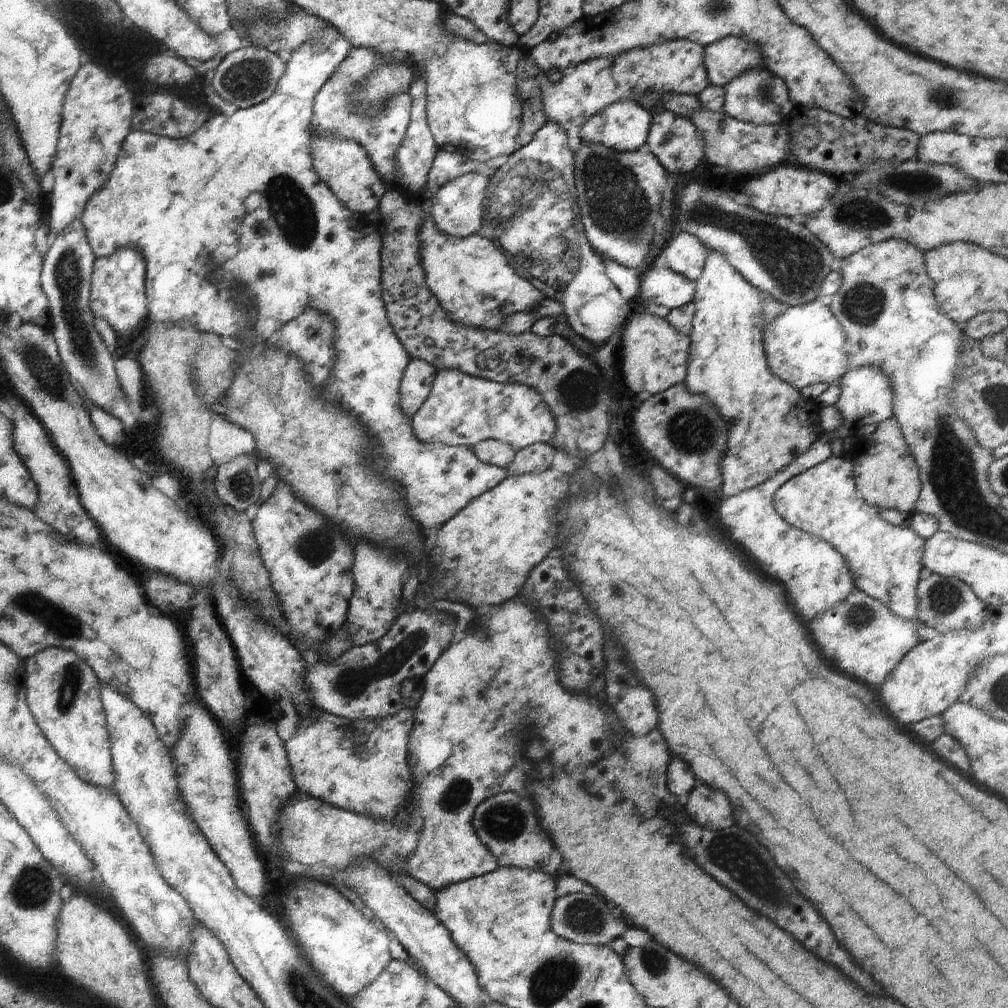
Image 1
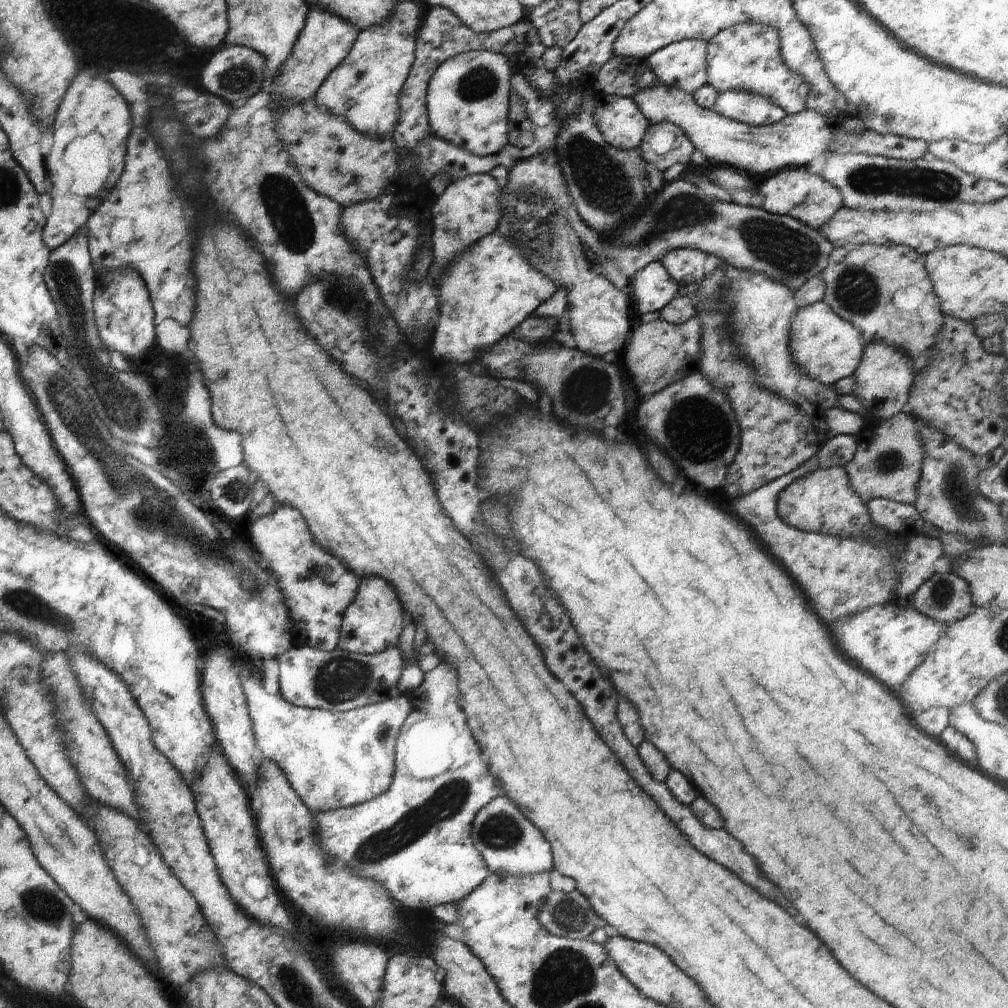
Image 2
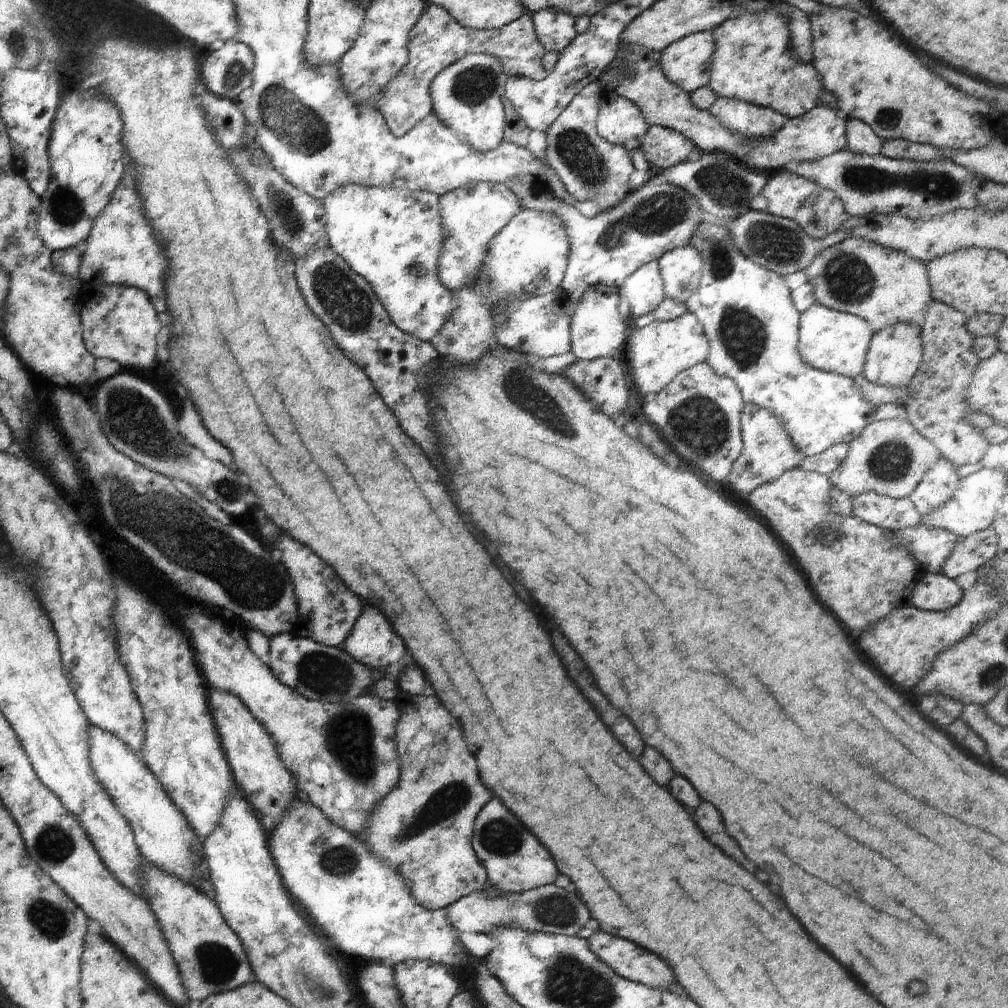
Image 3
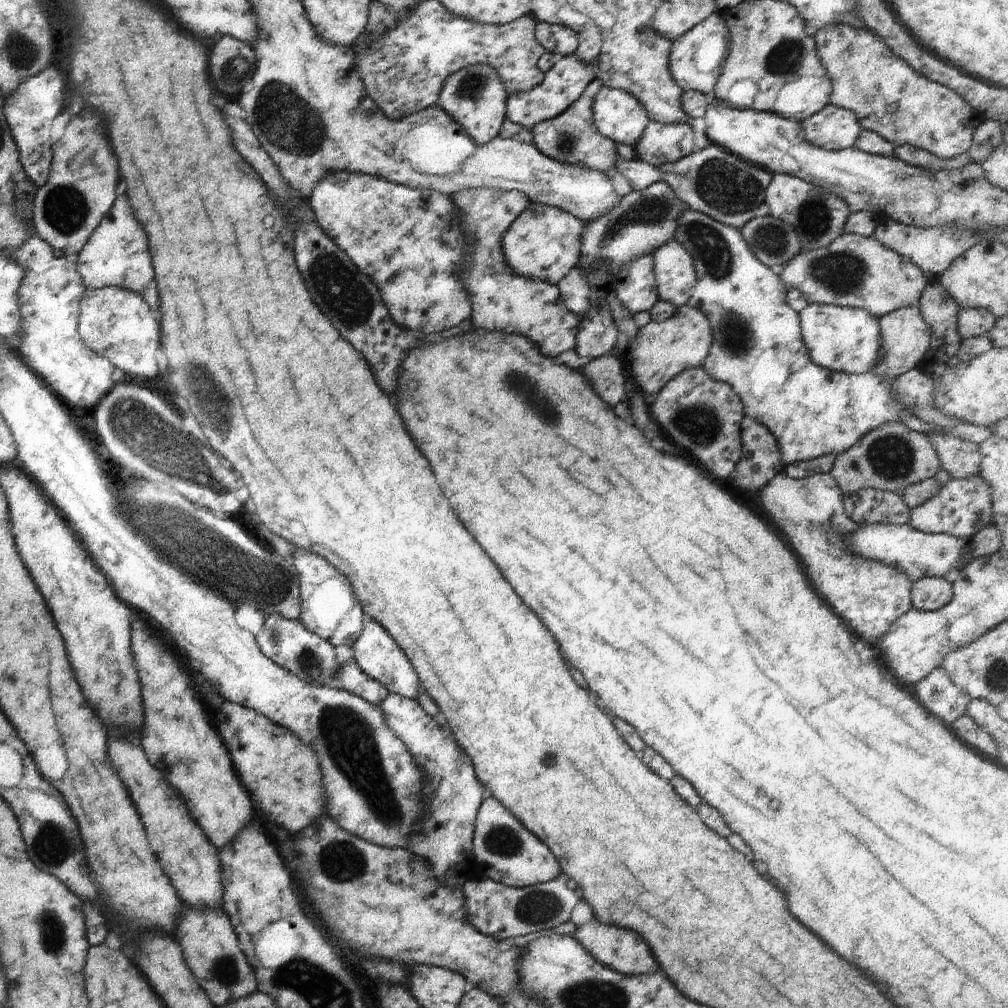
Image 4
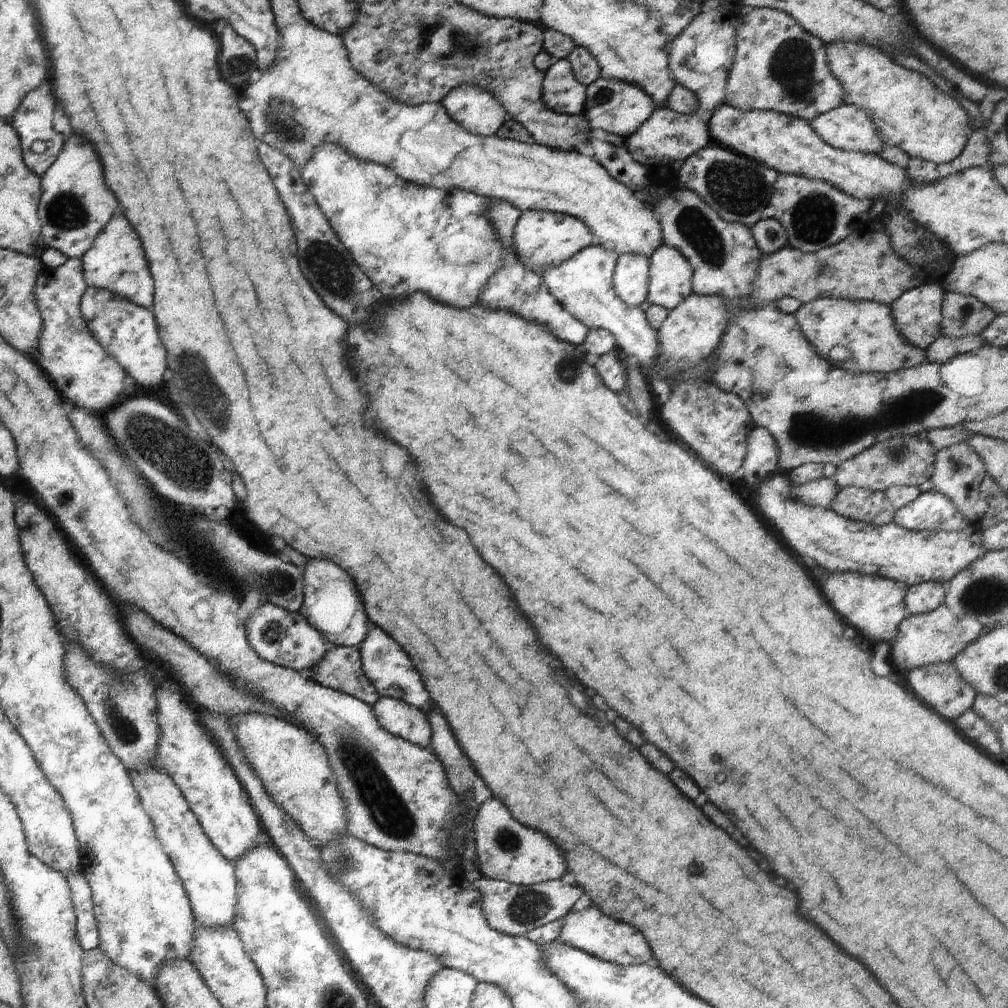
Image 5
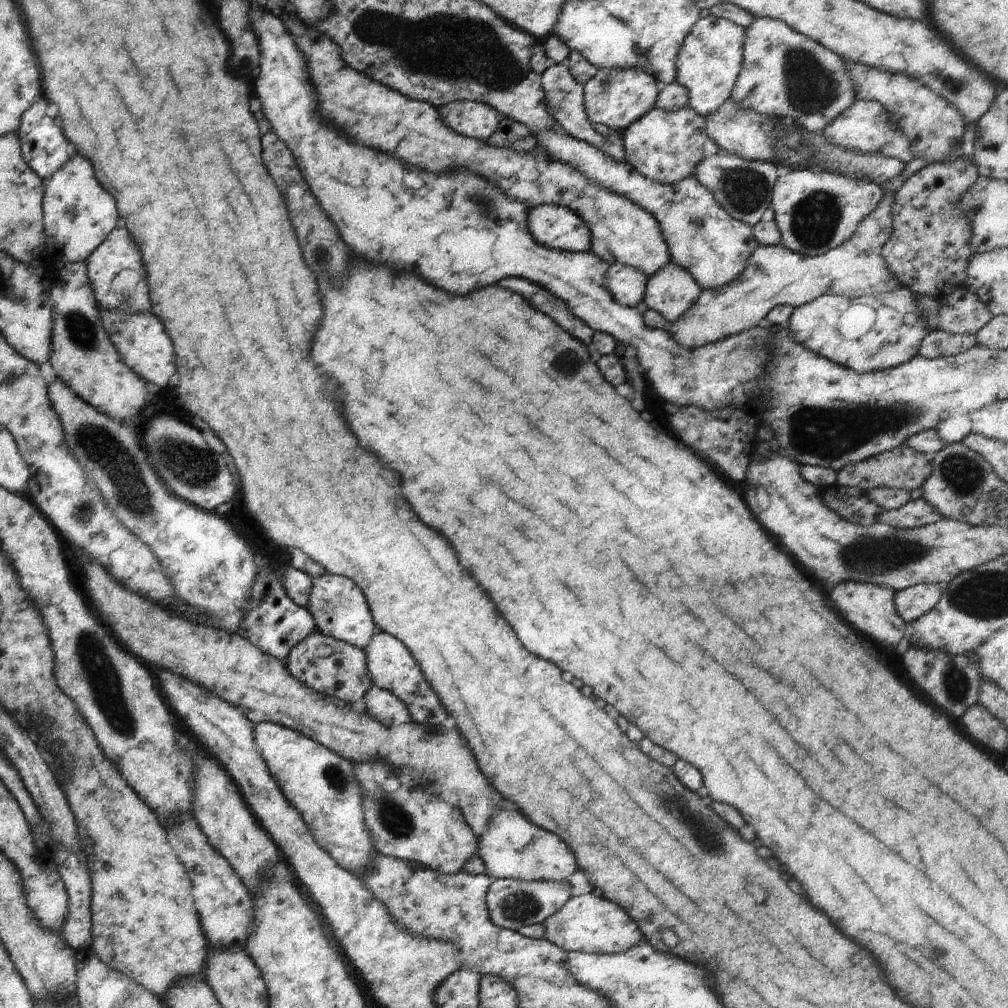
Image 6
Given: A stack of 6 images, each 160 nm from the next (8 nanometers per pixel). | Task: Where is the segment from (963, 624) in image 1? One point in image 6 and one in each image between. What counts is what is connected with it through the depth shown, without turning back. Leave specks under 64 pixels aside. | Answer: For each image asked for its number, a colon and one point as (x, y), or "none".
2: (944, 597)
3: (933, 591)
4: (928, 593)
5: (922, 597)
6: (910, 603)

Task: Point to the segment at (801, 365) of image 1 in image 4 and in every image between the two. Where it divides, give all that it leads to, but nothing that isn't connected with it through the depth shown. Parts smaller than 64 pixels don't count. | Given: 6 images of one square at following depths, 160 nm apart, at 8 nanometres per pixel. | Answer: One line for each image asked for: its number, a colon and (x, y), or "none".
2: (826, 348)
3: (835, 342)
4: (844, 340)

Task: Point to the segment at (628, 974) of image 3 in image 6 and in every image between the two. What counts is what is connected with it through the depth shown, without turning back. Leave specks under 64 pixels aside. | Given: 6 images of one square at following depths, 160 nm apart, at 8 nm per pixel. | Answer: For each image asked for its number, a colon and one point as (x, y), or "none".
4: (620, 950)
5: (588, 930)
6: (586, 923)

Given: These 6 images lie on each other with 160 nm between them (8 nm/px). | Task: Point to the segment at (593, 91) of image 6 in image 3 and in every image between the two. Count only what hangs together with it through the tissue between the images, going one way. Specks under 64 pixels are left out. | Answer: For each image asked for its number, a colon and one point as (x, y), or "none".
3: (619, 122)
4: (618, 116)
5: (619, 108)

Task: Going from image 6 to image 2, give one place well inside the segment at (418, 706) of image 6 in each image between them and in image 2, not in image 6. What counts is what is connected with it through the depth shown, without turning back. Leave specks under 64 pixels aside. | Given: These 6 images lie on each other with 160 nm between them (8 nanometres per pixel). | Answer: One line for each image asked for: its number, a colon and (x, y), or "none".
2: (372, 621)
3: (370, 641)
4: (376, 655)
5: (386, 666)

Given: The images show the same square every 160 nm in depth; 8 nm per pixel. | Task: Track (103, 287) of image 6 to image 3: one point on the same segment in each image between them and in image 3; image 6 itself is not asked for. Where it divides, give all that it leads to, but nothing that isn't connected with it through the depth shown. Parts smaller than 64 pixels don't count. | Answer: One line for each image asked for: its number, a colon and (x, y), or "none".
3: (119, 249)
4: (115, 255)
5: (114, 262)

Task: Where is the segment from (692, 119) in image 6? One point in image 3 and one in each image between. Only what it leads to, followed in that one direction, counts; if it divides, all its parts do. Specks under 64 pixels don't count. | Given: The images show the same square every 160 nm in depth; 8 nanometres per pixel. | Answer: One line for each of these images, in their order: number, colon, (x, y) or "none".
3: (662, 147)
4: (659, 144)
5: (663, 141)

